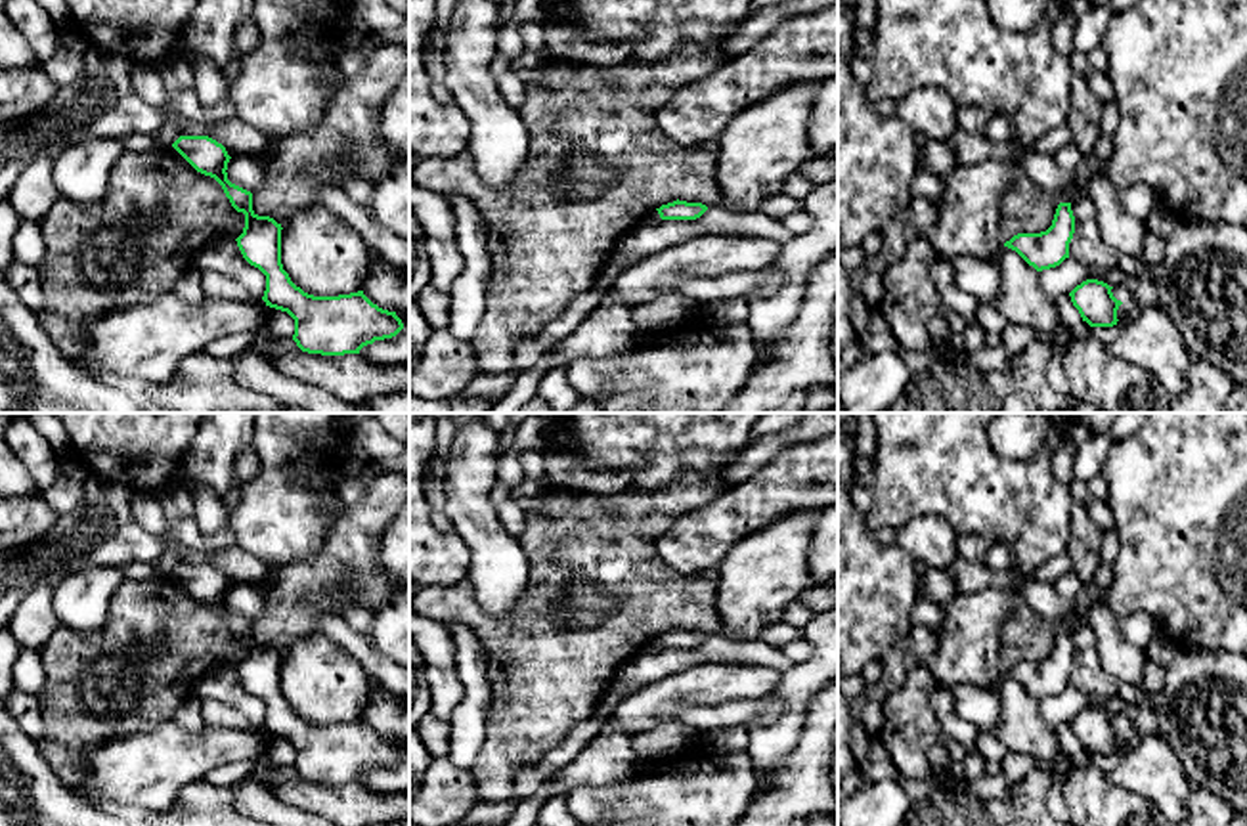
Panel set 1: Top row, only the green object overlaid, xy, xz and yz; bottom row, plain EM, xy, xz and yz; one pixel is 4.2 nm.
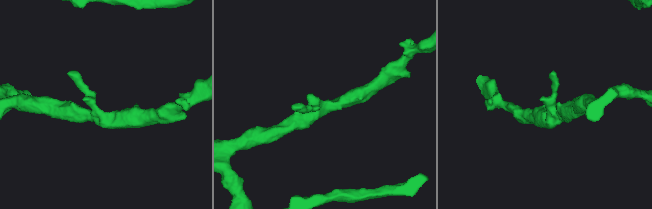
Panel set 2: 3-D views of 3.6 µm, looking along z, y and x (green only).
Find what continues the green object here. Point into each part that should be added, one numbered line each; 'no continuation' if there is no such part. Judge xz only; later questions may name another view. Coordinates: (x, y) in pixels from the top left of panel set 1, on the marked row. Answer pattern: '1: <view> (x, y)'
no continuation

